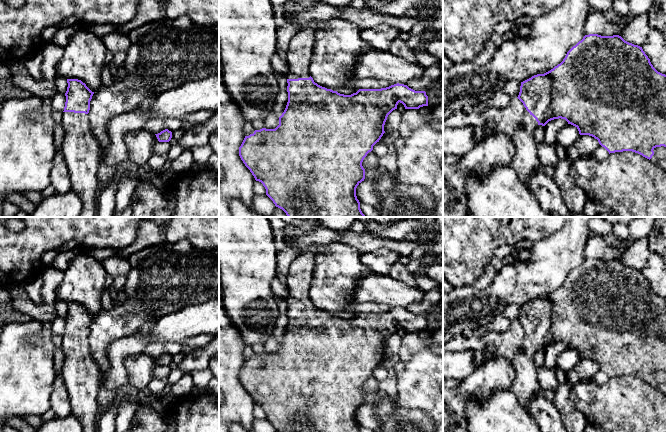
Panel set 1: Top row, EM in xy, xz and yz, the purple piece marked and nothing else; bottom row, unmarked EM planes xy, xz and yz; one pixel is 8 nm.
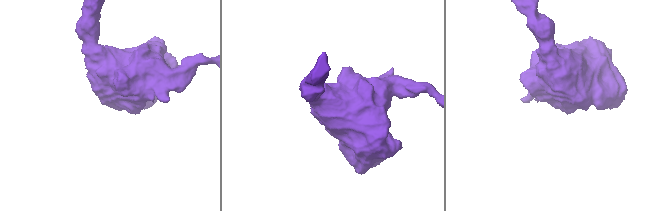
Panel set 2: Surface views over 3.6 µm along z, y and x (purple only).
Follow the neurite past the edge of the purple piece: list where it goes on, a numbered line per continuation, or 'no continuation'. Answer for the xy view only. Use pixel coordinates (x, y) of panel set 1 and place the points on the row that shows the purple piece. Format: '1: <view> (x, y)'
1: xy (81, 151)

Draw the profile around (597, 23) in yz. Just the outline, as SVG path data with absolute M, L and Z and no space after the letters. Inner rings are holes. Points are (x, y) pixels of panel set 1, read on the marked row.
M591 10L584 24L584 34L598 34L601 36L617 35L619 25L609 20L604 12Z

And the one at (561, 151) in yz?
M554 143L554 146L555 146L555 149L556 149L556 153L557 153L557 156L558 156L558 159L559 160L563 160L566 155L567 155L567 148L560 145L559 143Z

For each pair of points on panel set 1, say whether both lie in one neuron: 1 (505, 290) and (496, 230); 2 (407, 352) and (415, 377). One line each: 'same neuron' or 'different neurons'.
1: different neurons
2: different neurons

